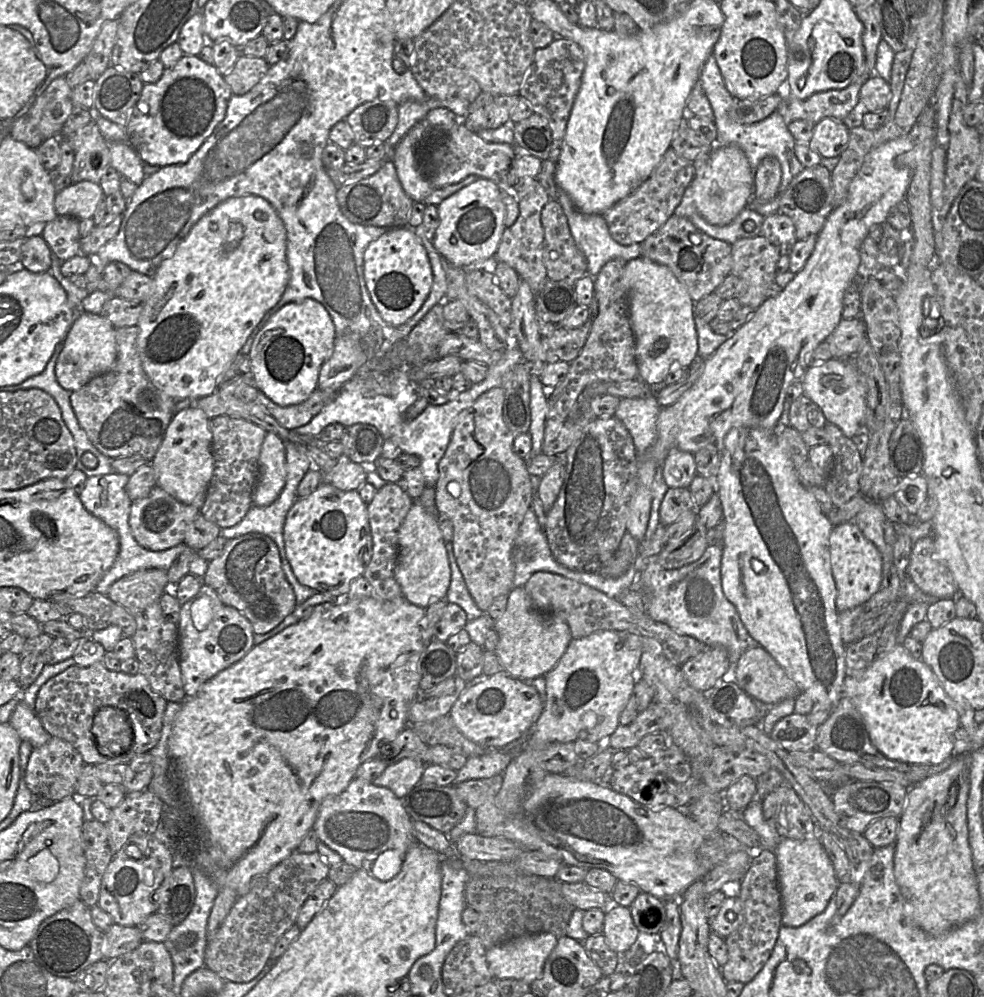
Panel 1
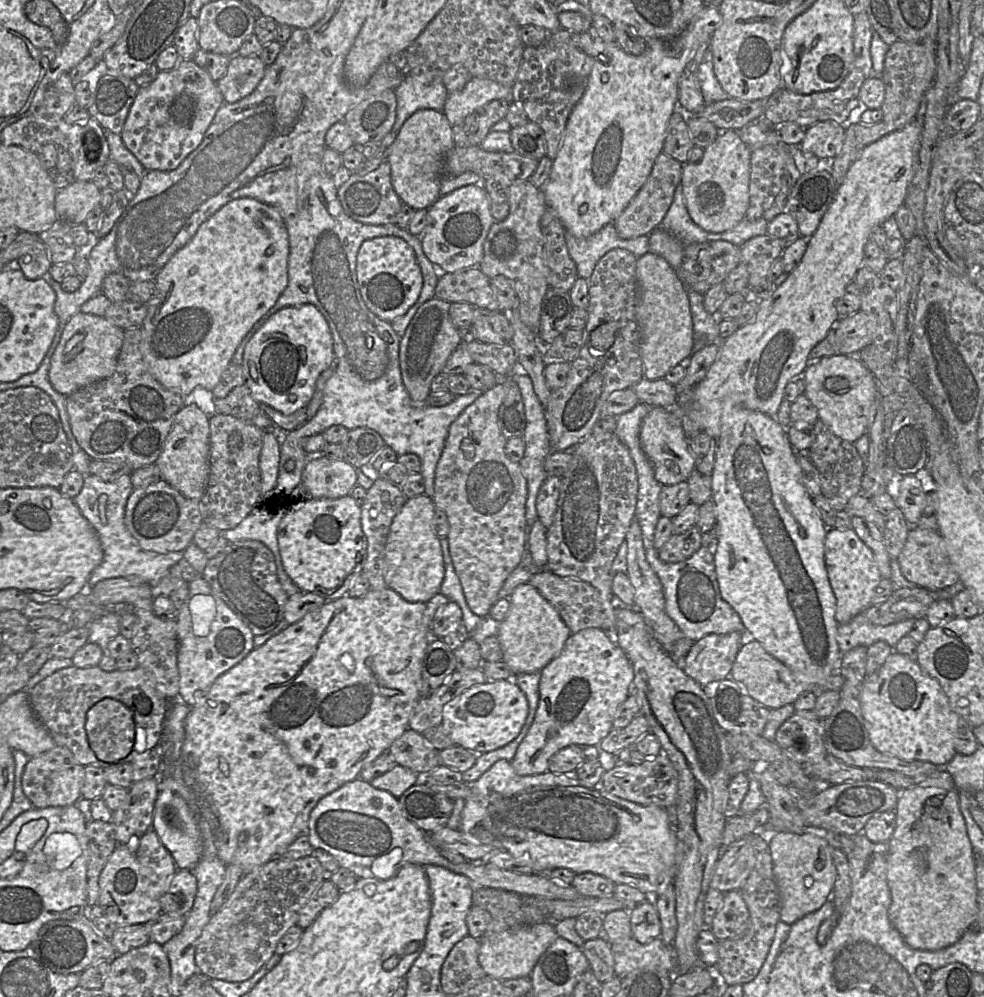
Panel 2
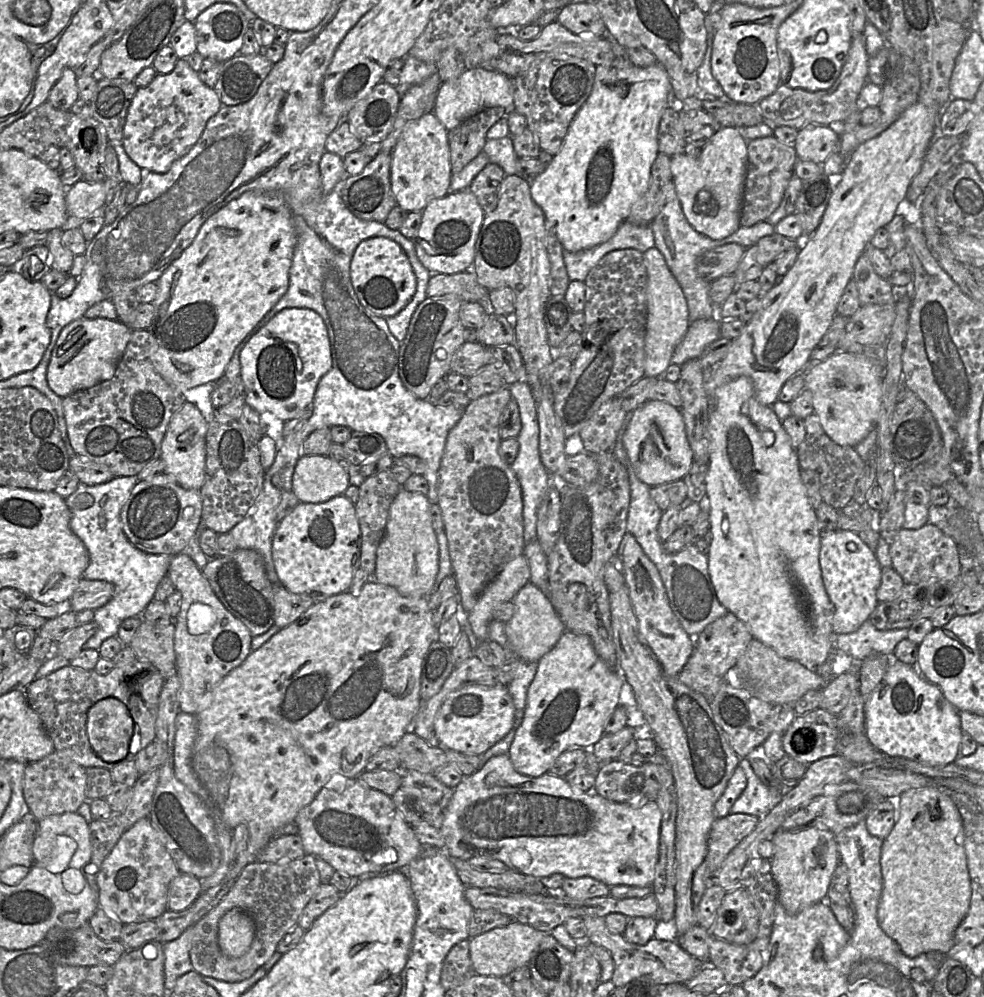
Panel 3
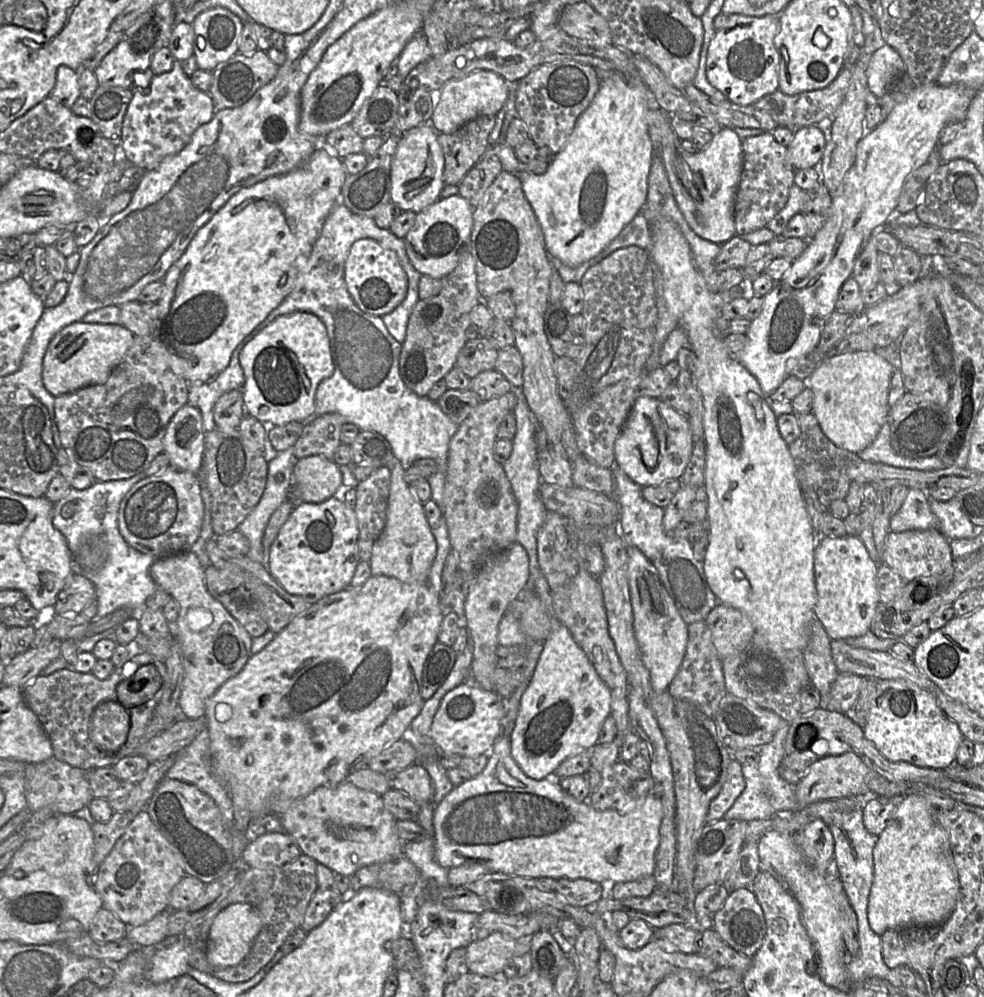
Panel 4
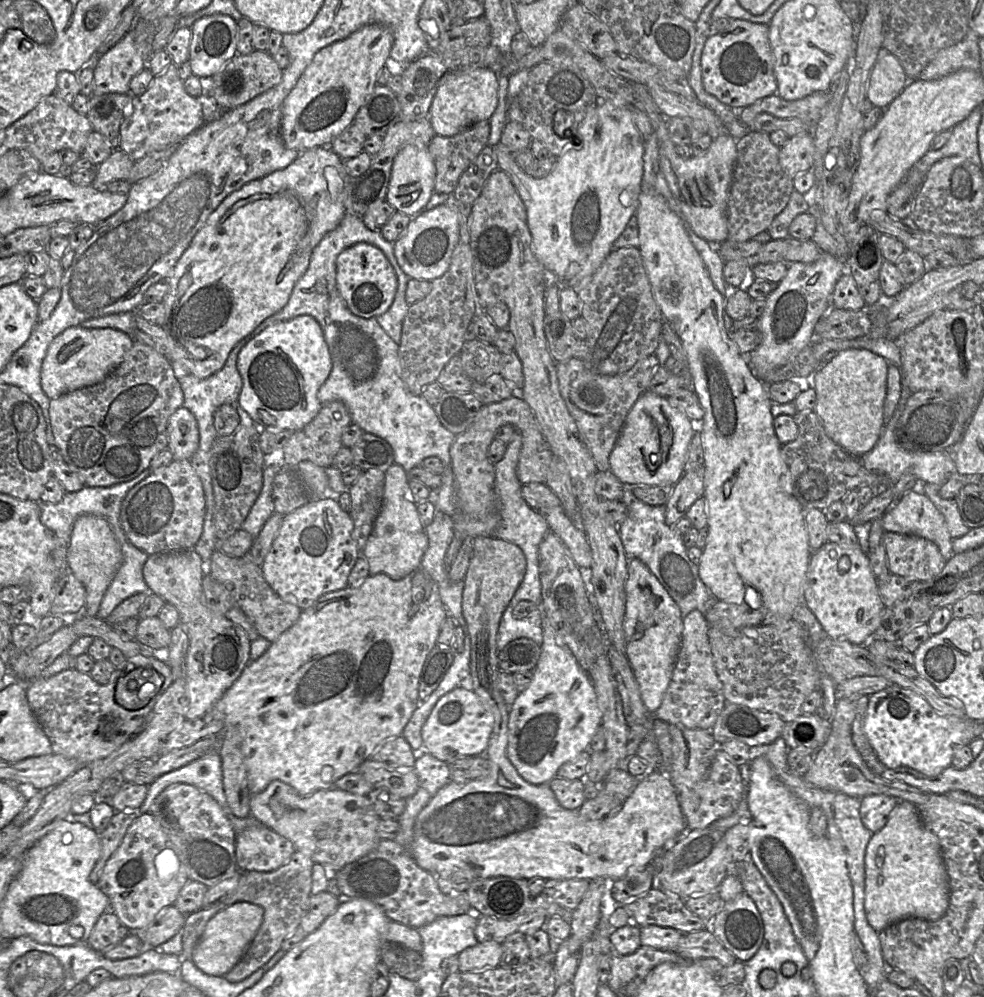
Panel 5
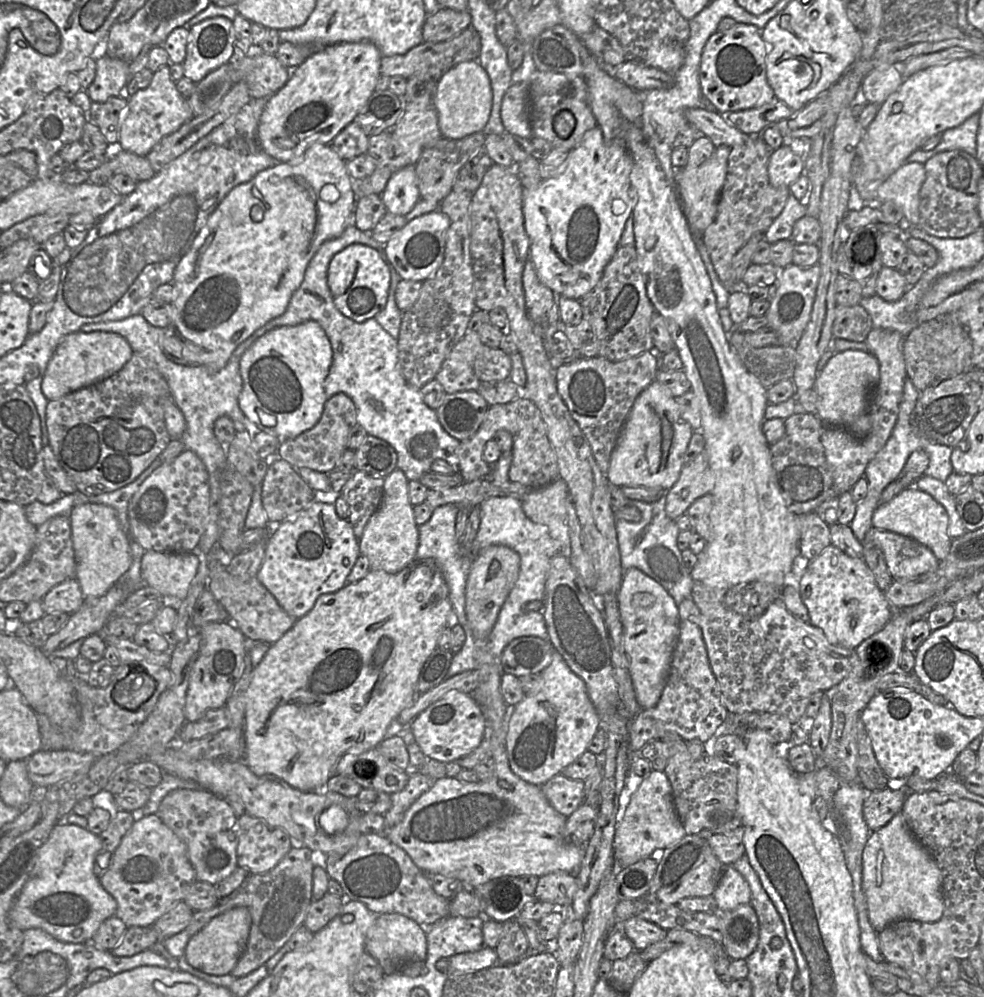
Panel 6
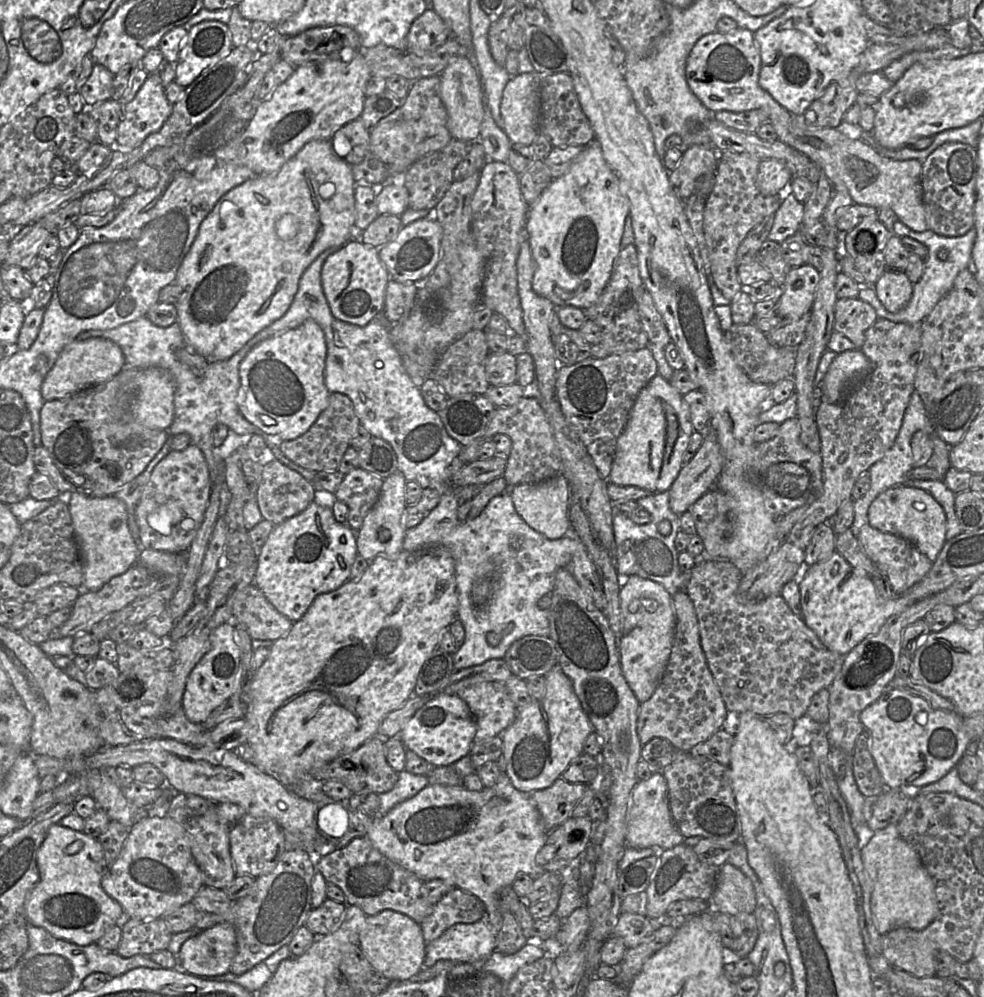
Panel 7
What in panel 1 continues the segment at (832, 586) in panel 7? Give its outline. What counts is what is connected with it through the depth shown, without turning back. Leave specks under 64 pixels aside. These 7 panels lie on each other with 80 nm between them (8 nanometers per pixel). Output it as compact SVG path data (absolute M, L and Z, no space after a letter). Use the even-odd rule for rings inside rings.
M853 522L835 526L829 537L832 574L835 580L838 612L865 604L882 588L882 557L876 546L868 540Z

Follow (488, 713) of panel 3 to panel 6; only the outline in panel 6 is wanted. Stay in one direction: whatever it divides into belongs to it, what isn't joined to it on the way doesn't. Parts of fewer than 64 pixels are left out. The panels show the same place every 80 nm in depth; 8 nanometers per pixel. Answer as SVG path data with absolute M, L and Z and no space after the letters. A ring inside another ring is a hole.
M451 690L413 719L410 728L426 757L447 764L468 756L480 745L486 721L471 694Z

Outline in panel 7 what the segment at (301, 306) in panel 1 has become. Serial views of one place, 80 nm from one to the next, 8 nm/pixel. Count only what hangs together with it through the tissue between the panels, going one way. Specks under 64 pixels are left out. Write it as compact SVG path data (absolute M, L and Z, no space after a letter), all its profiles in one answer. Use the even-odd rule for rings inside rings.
M306 320L294 329L260 342L241 361L236 404L243 417L266 434L264 439L270 448L280 441L293 440L304 434L328 406L330 392L325 386L326 352L322 328L314 320Z

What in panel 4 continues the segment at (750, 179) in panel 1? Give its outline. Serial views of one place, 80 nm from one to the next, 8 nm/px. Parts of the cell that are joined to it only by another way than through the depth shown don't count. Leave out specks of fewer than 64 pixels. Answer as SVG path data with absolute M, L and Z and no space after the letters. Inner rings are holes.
M671 122L662 138L661 160L677 202L677 205L691 229L701 238L723 244L736 235L734 209L735 196L743 167L742 139L732 128L719 128L705 149L695 154L686 153L672 129Z

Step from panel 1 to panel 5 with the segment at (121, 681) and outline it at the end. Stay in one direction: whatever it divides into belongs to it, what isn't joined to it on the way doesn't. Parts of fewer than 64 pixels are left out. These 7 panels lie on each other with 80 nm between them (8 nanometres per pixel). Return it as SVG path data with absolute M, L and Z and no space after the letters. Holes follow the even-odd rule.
M136 655L126 660L125 665L117 667L106 684L97 683L89 673L68 668L51 677L39 677L25 683L25 689L31 709L51 742L53 753L86 765L107 757L134 736L171 683L171 669L164 659ZM139 667L156 670L162 676L162 685L146 706L127 710L115 701L115 687L120 678Z

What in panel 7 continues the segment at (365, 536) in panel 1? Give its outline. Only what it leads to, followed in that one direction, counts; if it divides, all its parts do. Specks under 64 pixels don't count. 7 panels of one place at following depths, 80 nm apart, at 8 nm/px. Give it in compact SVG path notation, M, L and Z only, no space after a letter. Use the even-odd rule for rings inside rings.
M312 502L300 514L274 526L258 550L254 584L279 613L295 623L318 595L332 592L348 581L357 555L351 529L335 520L332 509Z

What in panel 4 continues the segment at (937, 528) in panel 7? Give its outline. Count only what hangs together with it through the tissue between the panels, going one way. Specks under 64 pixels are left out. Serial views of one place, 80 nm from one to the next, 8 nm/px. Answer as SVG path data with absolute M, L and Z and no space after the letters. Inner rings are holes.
M909 489L900 510L891 516L890 531L904 532L938 528L926 495L919 489Z

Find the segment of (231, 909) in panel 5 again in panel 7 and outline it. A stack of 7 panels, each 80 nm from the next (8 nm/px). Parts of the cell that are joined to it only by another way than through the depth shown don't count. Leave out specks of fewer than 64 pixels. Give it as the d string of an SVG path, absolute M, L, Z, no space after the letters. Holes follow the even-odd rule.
M221 923L186 940L177 956L184 972L198 977L213 977L230 972L236 952L234 927Z

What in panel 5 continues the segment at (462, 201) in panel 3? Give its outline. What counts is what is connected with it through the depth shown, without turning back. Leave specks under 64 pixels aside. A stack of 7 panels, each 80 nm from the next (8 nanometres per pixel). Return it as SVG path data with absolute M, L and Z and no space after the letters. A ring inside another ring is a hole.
M452 197L450 203L444 203L431 210L423 210L412 217L404 234L393 242L393 251L398 265L407 276L432 281L448 270L458 241L459 220Z

